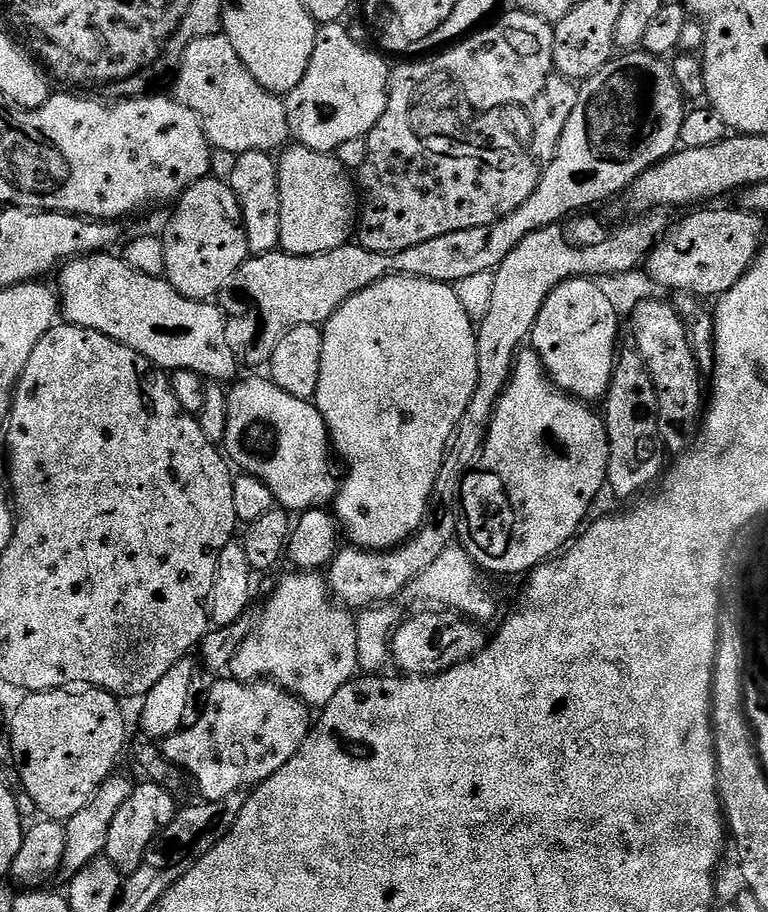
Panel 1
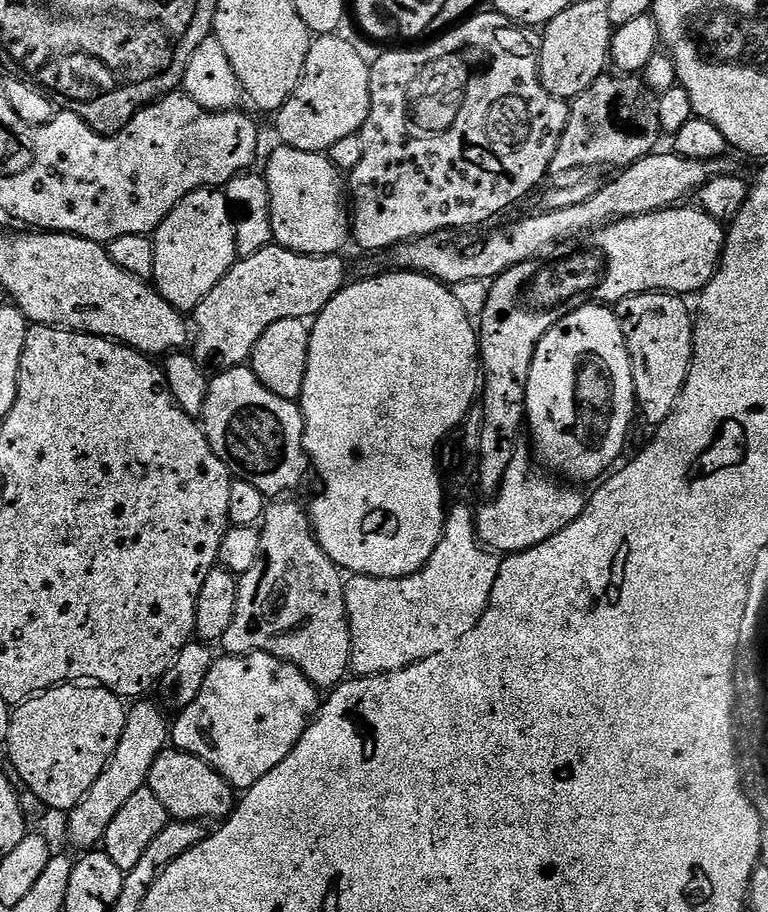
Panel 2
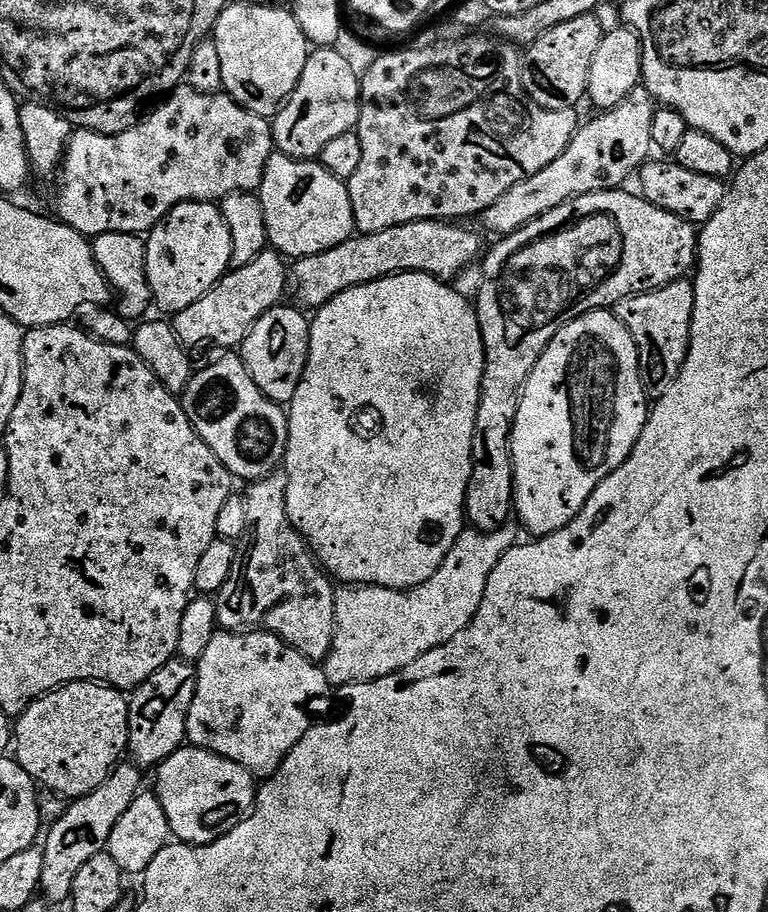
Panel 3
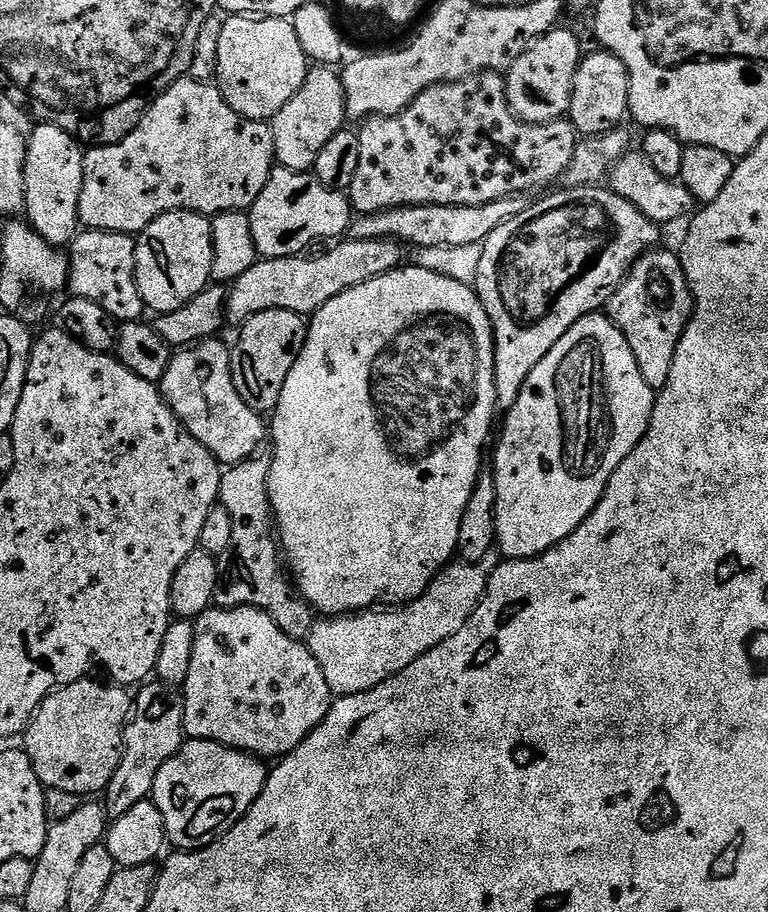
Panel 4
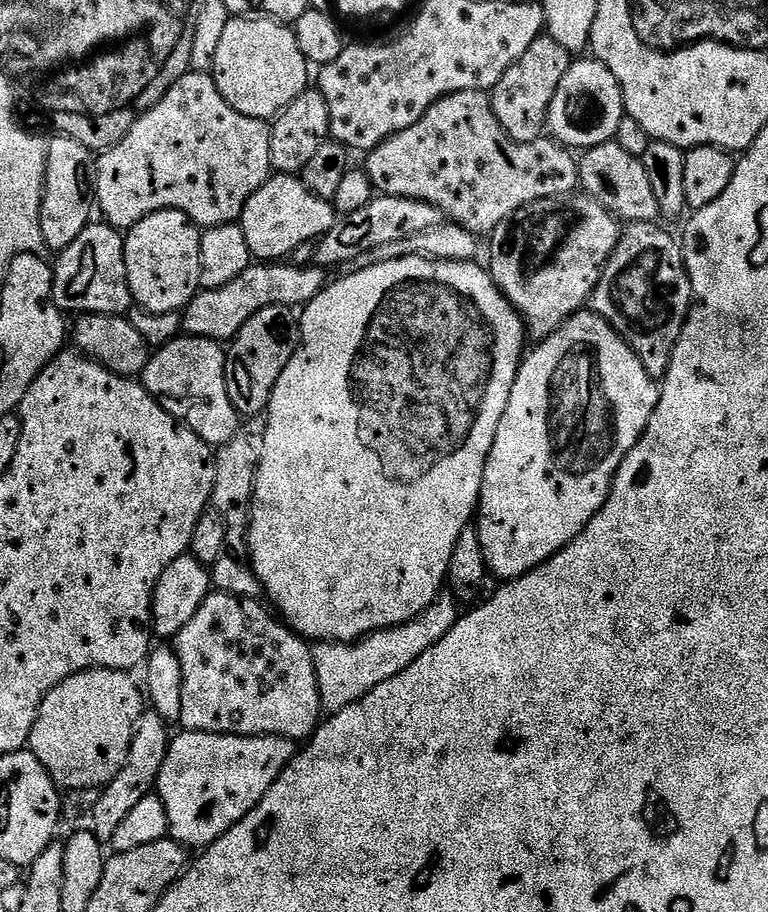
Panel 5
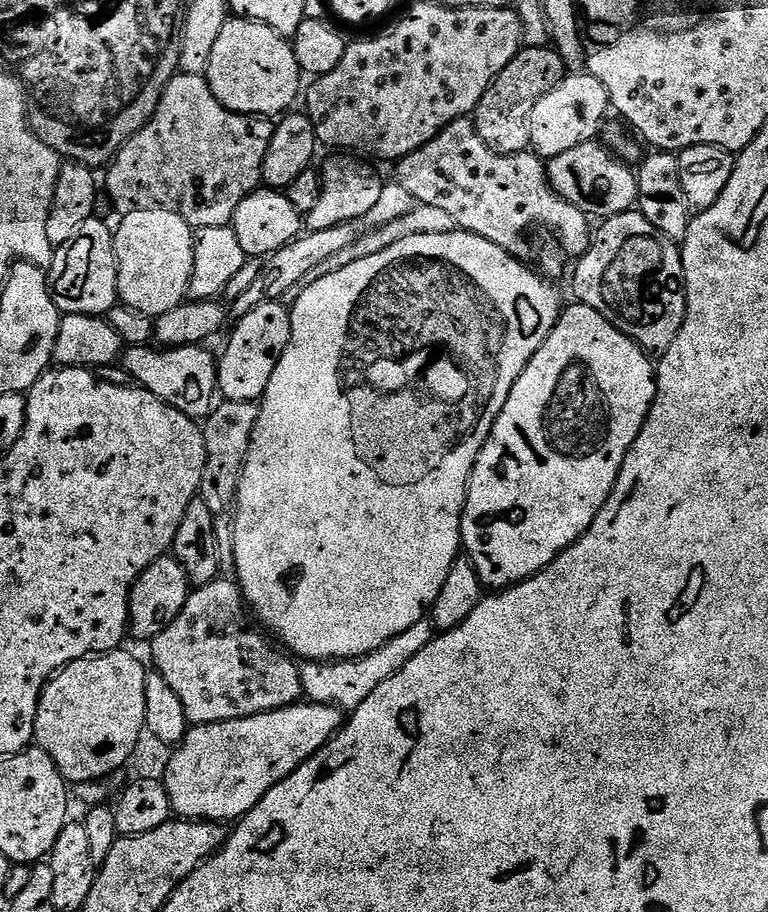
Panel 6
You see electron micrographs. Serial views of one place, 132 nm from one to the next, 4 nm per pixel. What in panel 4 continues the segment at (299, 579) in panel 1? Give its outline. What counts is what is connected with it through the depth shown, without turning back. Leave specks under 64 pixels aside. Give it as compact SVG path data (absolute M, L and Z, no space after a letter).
M267 451L255 452L242 462L225 467L220 473L219 507L230 514L233 524L232 541L228 547L232 556L233 572L225 571L220 577L216 588L215 603L222 608L241 608L249 604L251 608L260 608L286 634L295 640L307 641L314 609L304 600L303 596L294 591L293 581L286 571L282 559L282 549L274 531L272 503L268 493L268 479L272 469L272 458Z

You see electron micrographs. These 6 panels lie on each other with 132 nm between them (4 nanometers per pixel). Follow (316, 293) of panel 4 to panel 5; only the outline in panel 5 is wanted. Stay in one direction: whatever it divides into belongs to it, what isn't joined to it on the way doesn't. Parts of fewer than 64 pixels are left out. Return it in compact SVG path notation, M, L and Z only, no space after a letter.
M253 262L248 265L238 278L226 282L226 286L221 288L206 288L197 292L196 297L188 303L188 307L182 312L182 328L189 336L201 336L207 340L218 340L230 342L258 314L258 310L266 310L270 306L282 306L283 308L295 309L297 306L309 304L317 294L326 287L324 280L325 269L320 266L312 268L295 268L292 262Z

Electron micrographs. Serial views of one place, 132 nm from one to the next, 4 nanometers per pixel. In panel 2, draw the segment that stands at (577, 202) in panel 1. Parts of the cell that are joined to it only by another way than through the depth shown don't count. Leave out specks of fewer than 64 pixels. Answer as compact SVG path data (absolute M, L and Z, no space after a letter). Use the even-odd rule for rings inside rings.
M605 74L571 101L570 118L558 142L551 171L572 172L575 168L623 170L644 156L652 155L657 147L656 139L661 136L656 100L643 79L636 74ZM273 242L270 247L258 250L258 254L237 259L222 282L218 282L191 313L196 360L212 370L247 365L254 346L258 346L258 338L262 338L274 322L286 318L307 321L319 316L330 298L346 283L342 257L340 254L303 256Z

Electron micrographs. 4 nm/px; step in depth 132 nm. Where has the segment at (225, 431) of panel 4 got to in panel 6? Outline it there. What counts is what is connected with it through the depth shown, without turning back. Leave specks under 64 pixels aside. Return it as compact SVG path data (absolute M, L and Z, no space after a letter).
M187 344L165 351L165 356L156 356L155 347L132 346L123 353L122 365L139 387L157 396L169 408L200 422L213 415L212 403L218 400L218 360L206 349L198 344Z

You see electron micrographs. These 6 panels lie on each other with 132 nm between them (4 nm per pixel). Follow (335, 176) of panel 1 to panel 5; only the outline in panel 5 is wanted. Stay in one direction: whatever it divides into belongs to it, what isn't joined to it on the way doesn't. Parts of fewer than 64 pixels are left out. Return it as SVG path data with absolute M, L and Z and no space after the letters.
M273 174L246 202L239 218L246 246L260 262L280 262L303 244L319 241L336 224L338 212L329 201L310 192L299 175Z

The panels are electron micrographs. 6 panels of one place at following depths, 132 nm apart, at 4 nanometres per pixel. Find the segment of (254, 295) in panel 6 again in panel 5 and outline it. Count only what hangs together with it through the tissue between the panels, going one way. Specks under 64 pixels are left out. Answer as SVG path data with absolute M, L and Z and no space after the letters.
M377 195L361 209L348 215L341 215L328 233L320 237L316 248L315 263L320 266L328 264L348 264L375 248L394 246L402 238L414 238L414 234L426 234L434 226L445 223L446 217L434 206L410 198Z

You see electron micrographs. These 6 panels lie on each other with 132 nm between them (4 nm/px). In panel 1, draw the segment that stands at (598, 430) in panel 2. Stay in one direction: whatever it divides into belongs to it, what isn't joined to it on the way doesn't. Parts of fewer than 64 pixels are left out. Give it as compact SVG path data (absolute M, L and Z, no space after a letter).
M577 278L562 282L544 300L542 310L532 327L531 347L540 355L544 371L556 387L561 388L569 396L585 402L600 402L608 395L608 387L612 381L612 371L616 368L618 347L616 335L620 332L621 317L599 289L597 281L592 278Z

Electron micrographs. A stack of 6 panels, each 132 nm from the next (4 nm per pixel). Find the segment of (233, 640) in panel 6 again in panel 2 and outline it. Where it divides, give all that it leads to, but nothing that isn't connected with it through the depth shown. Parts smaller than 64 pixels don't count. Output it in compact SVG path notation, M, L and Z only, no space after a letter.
M251 652L248 656L224 654L221 657L221 660L220 657L213 659L210 674L206 674L196 700L183 708L177 720L175 717L170 728L170 744L173 749L202 758L202 762L216 769L233 789L247 790L254 786L254 782L266 778L266 774L270 774L270 770L298 746L302 734L322 707L322 696L298 666L276 656Z

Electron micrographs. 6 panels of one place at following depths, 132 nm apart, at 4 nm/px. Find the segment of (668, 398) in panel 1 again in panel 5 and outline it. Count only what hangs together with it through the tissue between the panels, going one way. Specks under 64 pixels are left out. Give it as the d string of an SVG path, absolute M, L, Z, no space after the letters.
M632 222L621 231L616 249L600 272L590 308L627 340L642 366L646 366L646 374L663 378L668 373L674 346L682 334L694 297L677 237L675 240L658 225L656 222Z

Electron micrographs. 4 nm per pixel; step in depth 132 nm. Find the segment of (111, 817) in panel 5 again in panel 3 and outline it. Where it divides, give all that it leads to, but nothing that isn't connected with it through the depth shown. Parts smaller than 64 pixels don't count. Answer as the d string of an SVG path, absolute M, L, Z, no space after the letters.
M174 658L131 693L127 750L131 763L144 770L152 770L182 747L186 740L186 718L190 702L194 702L195 689L195 667L187 660Z

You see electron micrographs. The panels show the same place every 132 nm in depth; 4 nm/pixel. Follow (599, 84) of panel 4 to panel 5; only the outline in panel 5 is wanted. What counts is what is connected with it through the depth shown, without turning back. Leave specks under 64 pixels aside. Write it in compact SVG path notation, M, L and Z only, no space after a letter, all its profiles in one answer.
M584 58L573 59L566 74L562 74L562 82L558 82L558 90L554 90L554 98L548 110L547 135L569 150L587 150L615 141L620 123L625 123L626 120L618 78L606 70L601 60L582 59Z

